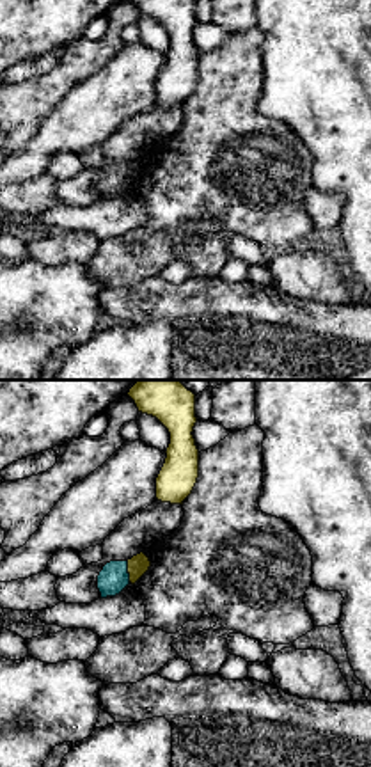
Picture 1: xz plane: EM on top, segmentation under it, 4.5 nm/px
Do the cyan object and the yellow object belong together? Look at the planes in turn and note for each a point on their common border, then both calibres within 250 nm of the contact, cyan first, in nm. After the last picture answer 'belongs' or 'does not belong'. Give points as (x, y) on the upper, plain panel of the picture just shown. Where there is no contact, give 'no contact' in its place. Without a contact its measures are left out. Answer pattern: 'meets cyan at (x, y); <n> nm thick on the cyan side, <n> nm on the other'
meets cyan at (126, 174); 140 nm thick on the cyan side, 90 nm on the other

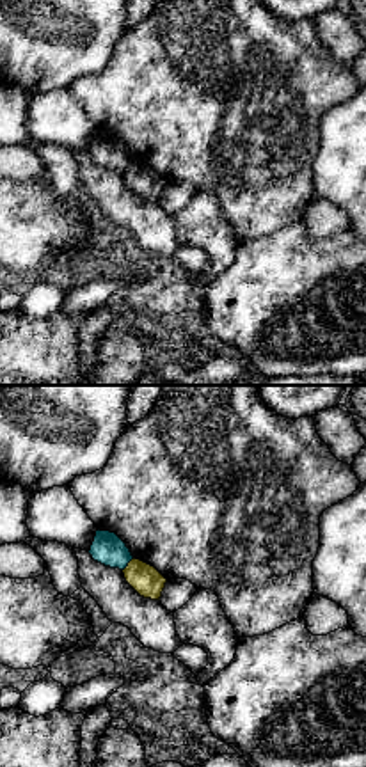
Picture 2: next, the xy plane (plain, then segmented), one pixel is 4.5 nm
meets cyan at (127, 167); 150 nm thick on the cyan side, 140 nm on the other

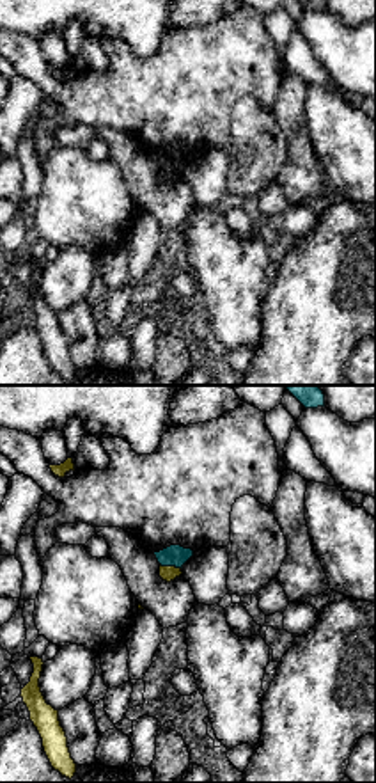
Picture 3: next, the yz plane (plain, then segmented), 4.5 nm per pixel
meets cyan at (171, 167); 100 nm thick on the cyan side, 70 nm on the other

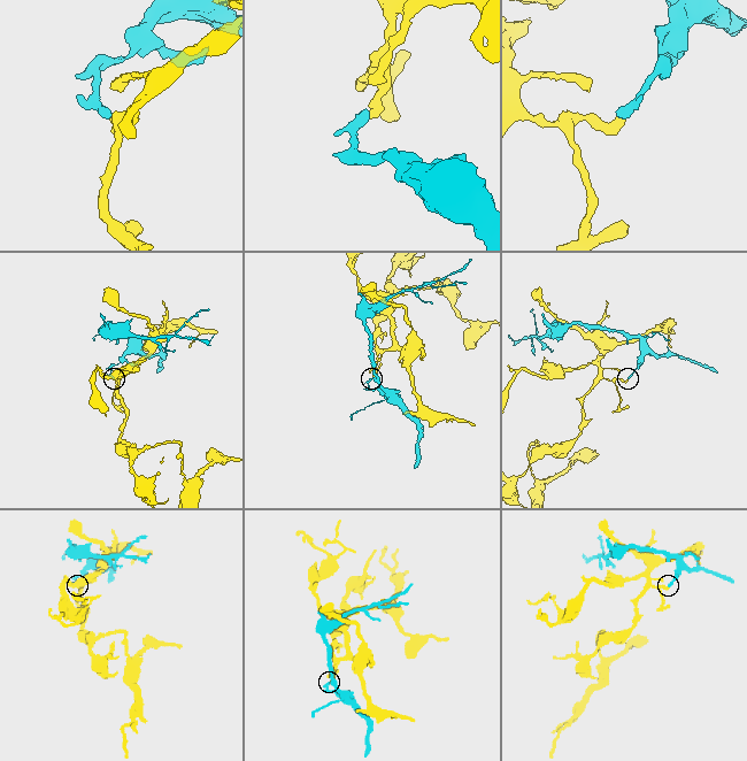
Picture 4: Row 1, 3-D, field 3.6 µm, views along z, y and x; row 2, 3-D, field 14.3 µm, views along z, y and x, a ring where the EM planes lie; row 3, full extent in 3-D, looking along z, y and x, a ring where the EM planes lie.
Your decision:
does not belong

